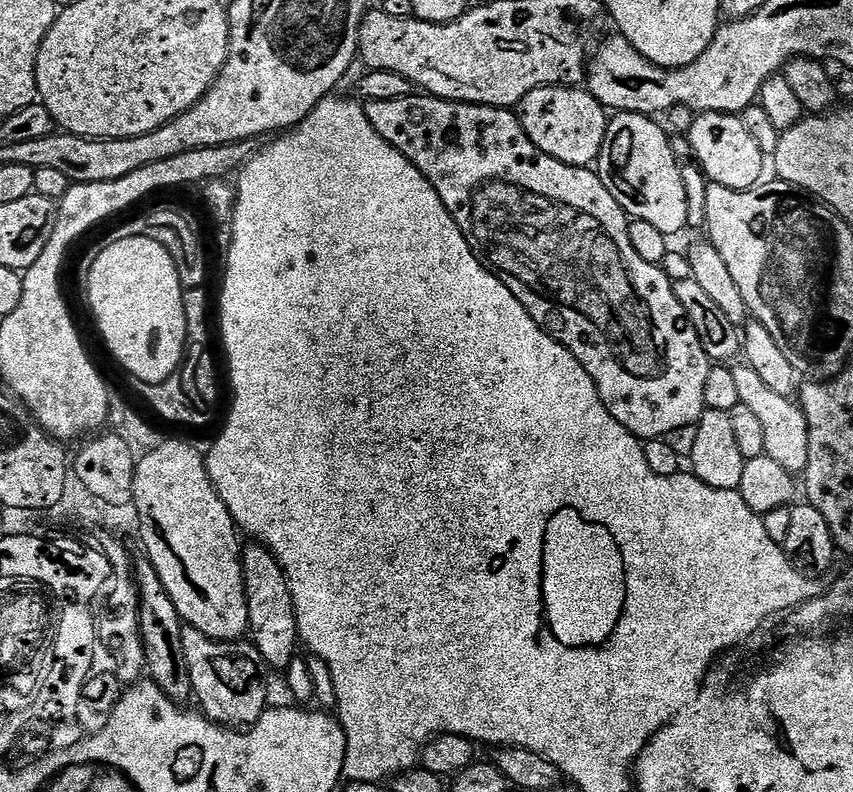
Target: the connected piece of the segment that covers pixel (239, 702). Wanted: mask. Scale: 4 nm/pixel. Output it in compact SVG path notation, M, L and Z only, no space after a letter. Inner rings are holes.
M185 627L182 634L182 647L186 649L186 664L190 670L190 680L195 703L199 711L209 720L229 730L247 730L258 722L258 718L269 707L268 688L264 685L266 665L262 654L258 654L255 644L239 640L211 640L202 630Z

